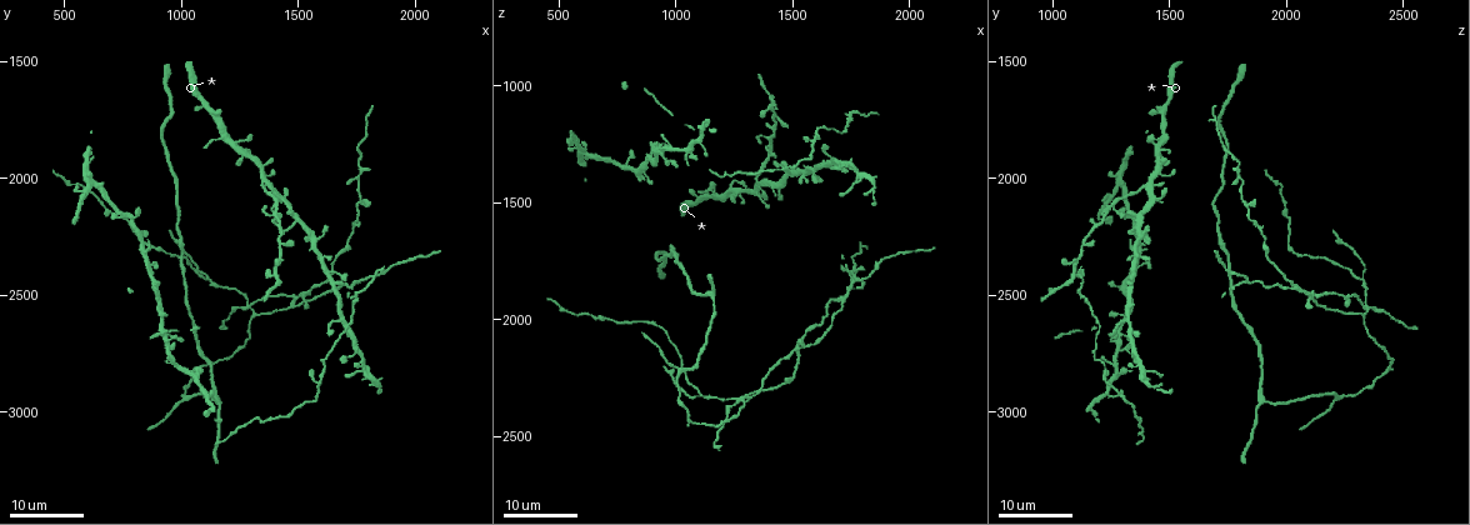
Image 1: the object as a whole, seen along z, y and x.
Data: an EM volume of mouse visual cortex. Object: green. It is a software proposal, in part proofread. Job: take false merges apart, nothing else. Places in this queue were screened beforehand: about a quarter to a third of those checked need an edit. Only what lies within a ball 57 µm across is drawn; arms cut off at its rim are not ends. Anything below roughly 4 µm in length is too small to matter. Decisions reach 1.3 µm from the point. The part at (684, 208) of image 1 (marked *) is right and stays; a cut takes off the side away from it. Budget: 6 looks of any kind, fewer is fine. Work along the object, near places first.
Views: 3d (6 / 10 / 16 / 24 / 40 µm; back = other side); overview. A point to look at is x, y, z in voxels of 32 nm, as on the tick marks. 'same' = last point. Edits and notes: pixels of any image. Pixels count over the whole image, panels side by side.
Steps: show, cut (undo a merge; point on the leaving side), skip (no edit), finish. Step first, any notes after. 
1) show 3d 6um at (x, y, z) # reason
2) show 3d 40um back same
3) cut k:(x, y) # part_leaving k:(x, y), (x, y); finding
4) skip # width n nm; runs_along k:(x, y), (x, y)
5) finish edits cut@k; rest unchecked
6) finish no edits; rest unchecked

show 3d 24um at (1300, 2530, 2340)

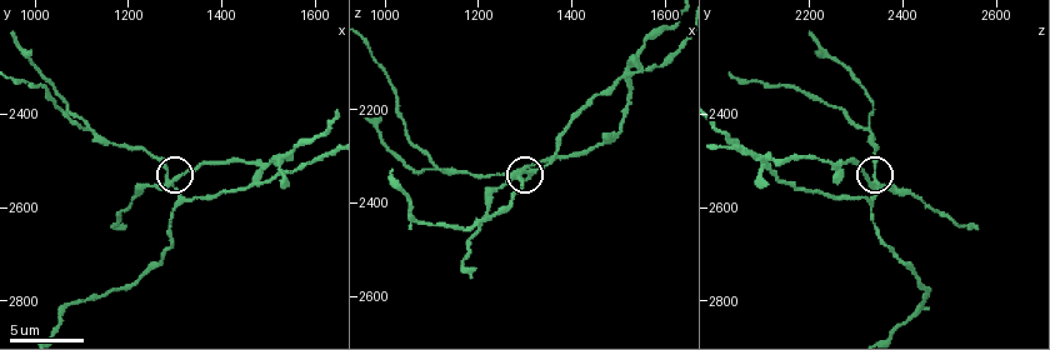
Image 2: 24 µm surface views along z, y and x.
show 3d 10um at (1290, 2540, 2325)

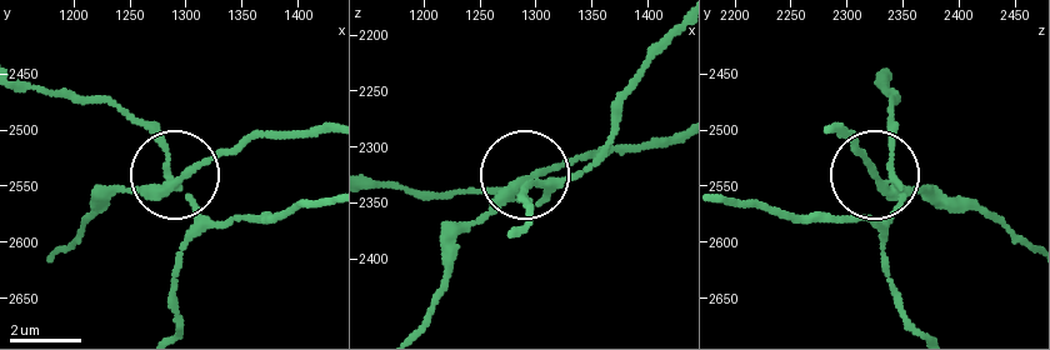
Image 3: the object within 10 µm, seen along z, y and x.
cut 3:(204, 164) # part_leaving 3:(164, 184), (250, 141), (323, 130); two cells meet here

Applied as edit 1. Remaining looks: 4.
show overview

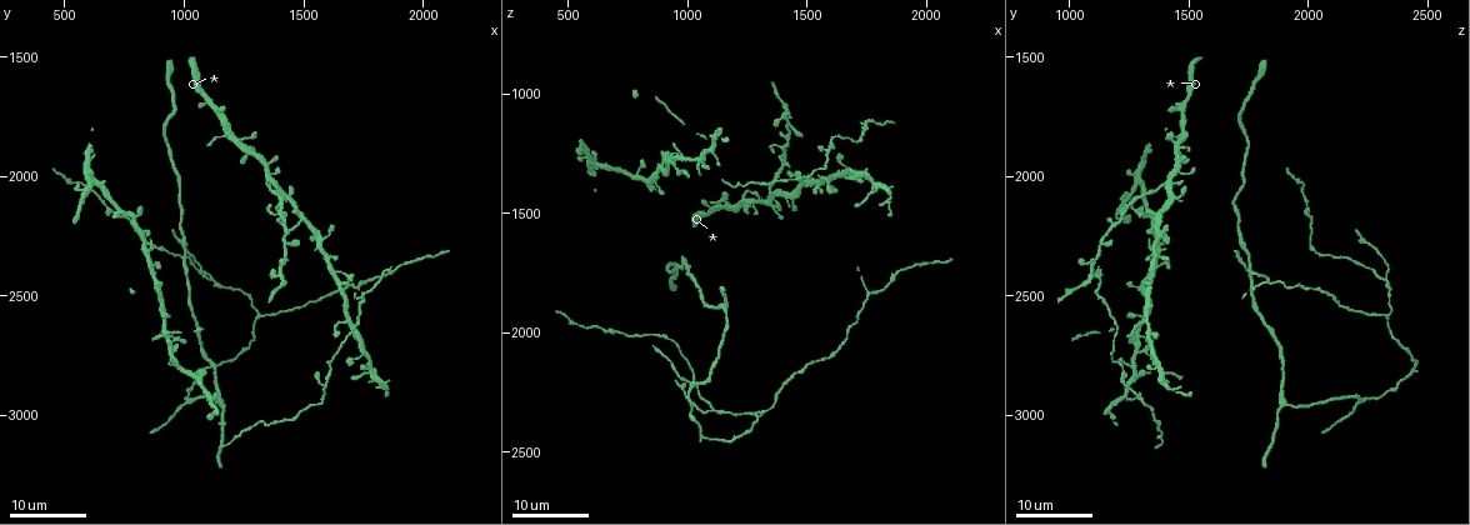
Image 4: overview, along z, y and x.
show 3d 24um at (1760, 2450, 1850) # three arms meet

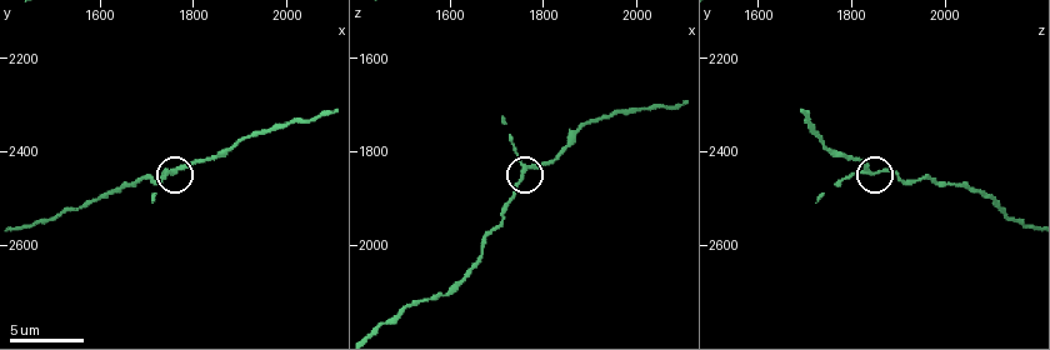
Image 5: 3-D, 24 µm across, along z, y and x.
show 3d 6um at (1760, 2450, 1855)

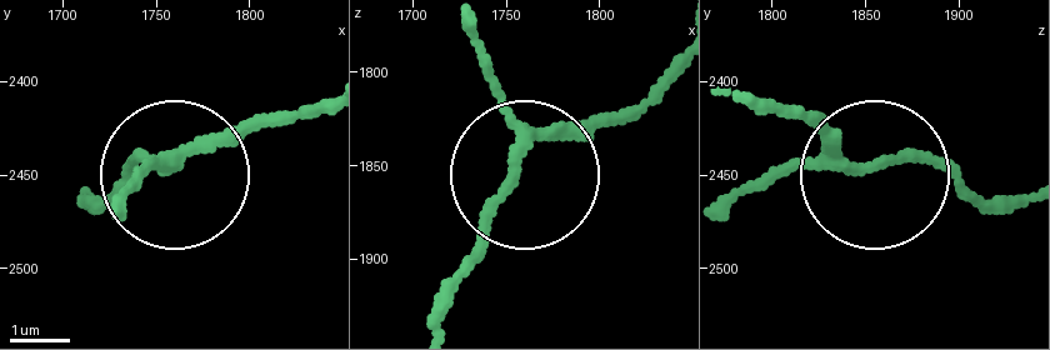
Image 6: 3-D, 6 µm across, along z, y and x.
skip # arms 3; all the same cell

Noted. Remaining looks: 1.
show 3d 16um at (1105, 2420, 2325) # small branch off a trunk

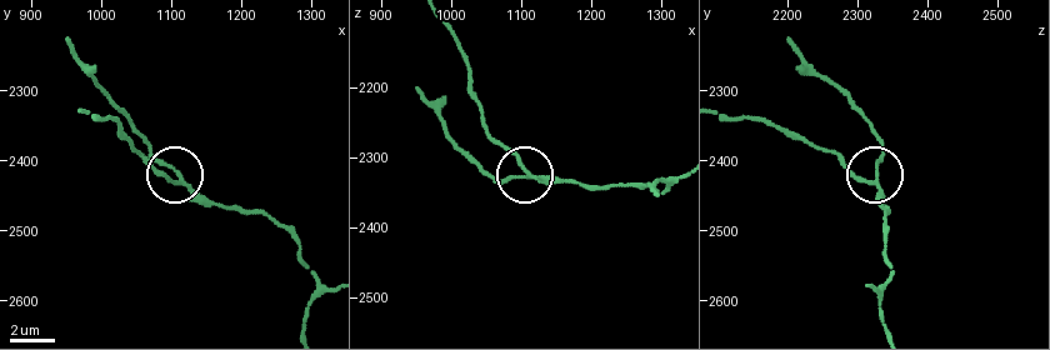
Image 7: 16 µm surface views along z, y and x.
cut 7:(160, 159) # arms 3; a second cell is stuck on

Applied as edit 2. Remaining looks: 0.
finish edits cut@3, cut@7; rest unchecked

